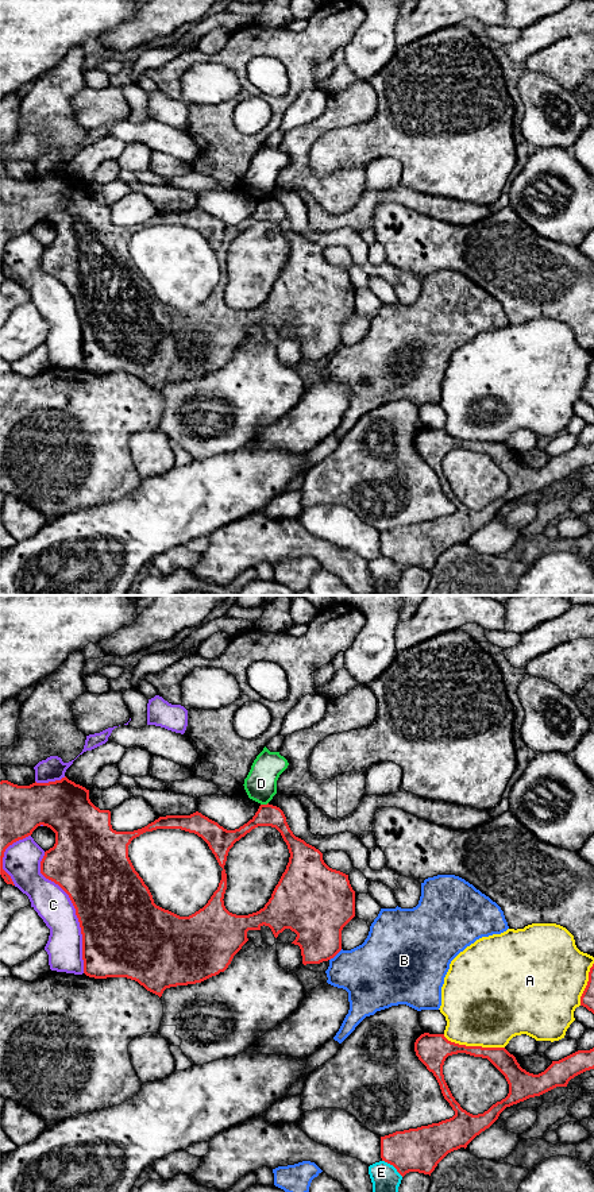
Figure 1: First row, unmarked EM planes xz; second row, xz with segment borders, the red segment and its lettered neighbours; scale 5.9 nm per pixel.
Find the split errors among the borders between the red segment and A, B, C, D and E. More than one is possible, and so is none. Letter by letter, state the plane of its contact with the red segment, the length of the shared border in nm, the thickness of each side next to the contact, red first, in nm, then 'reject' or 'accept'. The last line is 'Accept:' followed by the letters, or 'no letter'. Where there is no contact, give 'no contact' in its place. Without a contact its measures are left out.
A: contact in xz; length 380 nm; calibres 190 and 480 nm; reject
B: contact in xz; length 100 nm; calibres 320 and 360 nm; reject
C: contact in xz; length 750 nm; calibres 460 and 220 nm; reject
D: contact in xz; length 50 nm; calibres 130 and 190 nm; reject
E: contact in xz; length 160 nm; calibres 260 and 160 nm; reject
Accept: no letter

